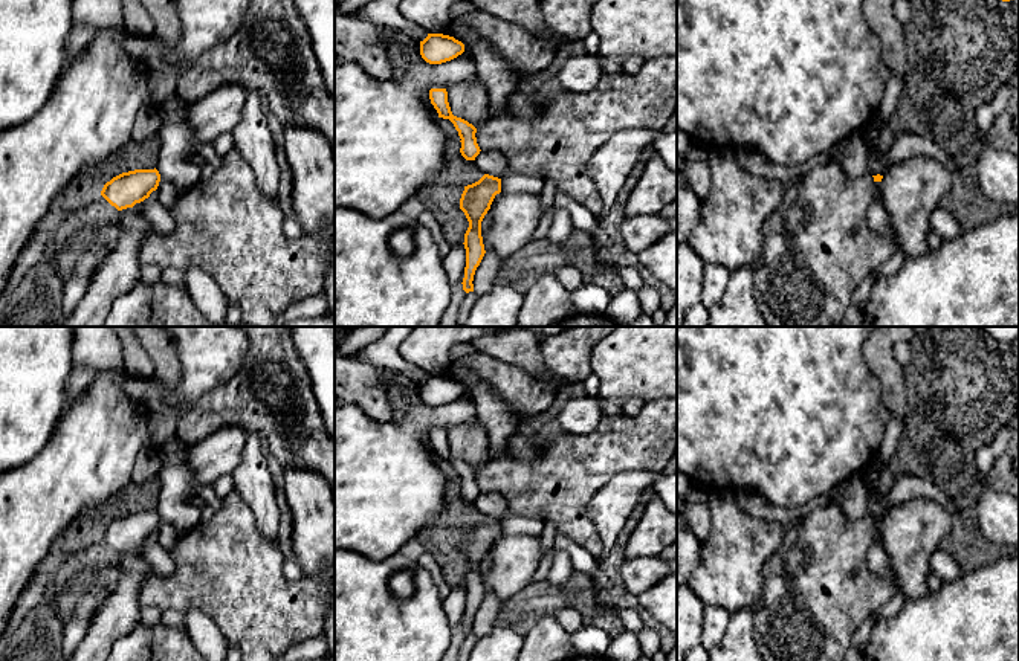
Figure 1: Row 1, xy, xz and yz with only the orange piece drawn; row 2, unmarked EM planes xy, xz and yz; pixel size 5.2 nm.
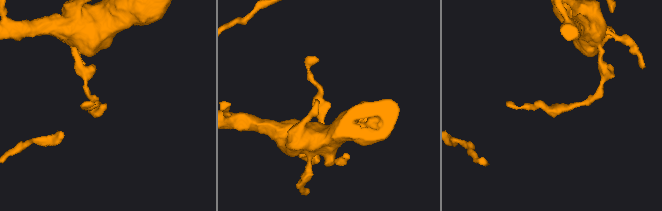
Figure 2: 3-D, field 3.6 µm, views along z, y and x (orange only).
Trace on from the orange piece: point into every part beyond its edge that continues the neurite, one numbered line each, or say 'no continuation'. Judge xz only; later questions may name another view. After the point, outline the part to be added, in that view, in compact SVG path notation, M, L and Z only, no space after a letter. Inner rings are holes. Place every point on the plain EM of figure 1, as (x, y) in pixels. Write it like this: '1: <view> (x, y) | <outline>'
no continuation

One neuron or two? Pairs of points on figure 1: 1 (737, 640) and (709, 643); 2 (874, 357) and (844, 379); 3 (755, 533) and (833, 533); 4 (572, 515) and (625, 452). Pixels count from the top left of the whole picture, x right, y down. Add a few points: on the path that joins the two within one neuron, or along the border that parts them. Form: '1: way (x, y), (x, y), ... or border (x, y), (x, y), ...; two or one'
1: border (731, 614), (724, 635), (715, 644); two
2: border (863, 342), (863, 357), (879, 382), (880, 397); two
3: border (786, 532), (779, 547), (764, 564); two
4: way (572, 496), (607, 461); one

